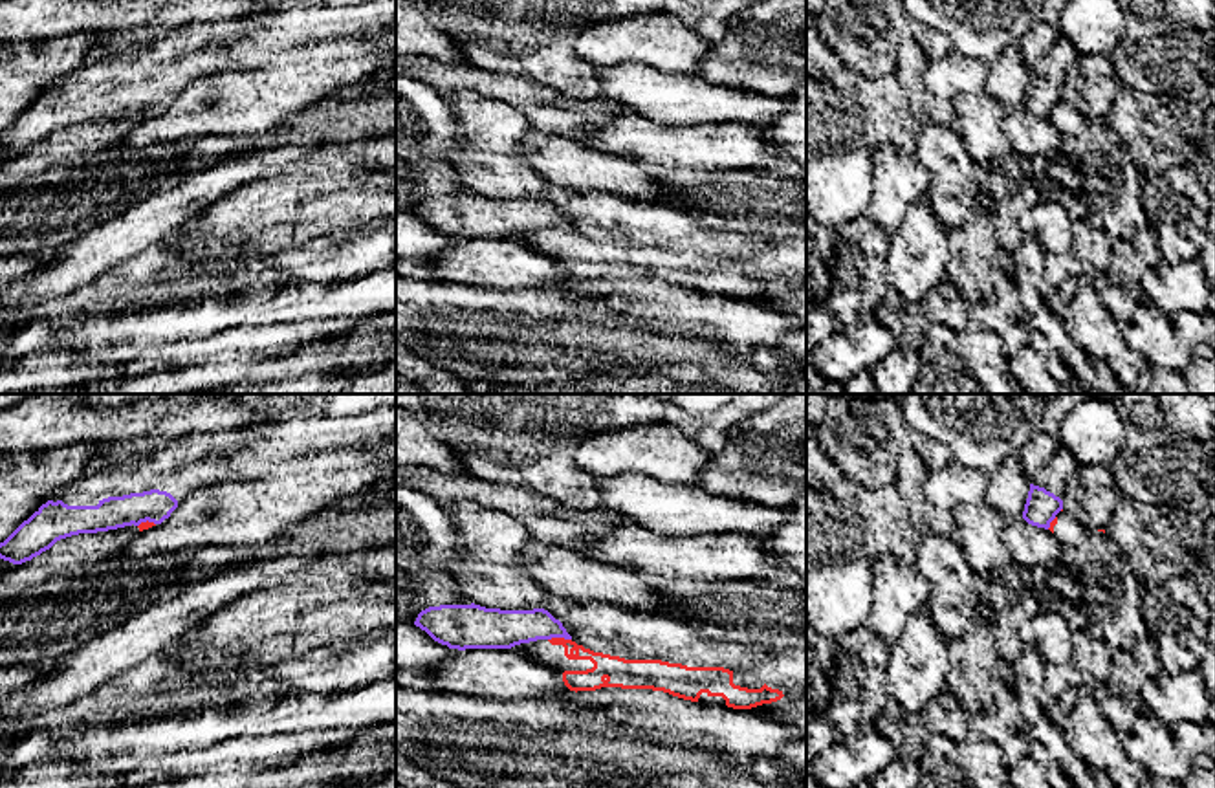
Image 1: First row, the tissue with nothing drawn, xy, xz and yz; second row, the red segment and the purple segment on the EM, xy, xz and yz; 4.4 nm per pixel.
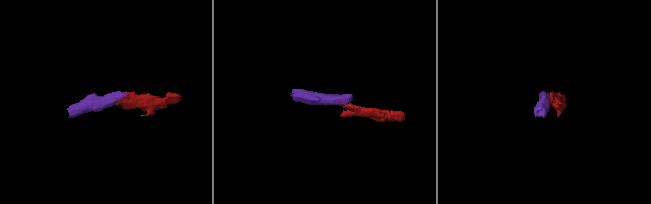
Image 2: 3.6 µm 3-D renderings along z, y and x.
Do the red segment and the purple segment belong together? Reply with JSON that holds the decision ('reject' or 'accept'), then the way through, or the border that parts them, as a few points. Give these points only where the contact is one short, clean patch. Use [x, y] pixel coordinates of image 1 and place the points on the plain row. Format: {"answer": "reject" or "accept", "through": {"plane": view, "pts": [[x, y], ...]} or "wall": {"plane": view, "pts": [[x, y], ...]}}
{"answer": "reject", "wall": {"plane": "xz", "pts": [[570, 228], [548, 229]]}}

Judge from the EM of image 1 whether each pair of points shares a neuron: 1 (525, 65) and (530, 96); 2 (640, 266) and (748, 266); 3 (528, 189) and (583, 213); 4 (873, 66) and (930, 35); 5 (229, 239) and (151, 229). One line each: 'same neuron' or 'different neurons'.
1: different neurons
2: same neuron
3: different neurons
4: same neuron
5: different neurons

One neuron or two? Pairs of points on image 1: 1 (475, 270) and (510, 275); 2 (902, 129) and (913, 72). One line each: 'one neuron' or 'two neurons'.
1: one neuron
2: two neurons

